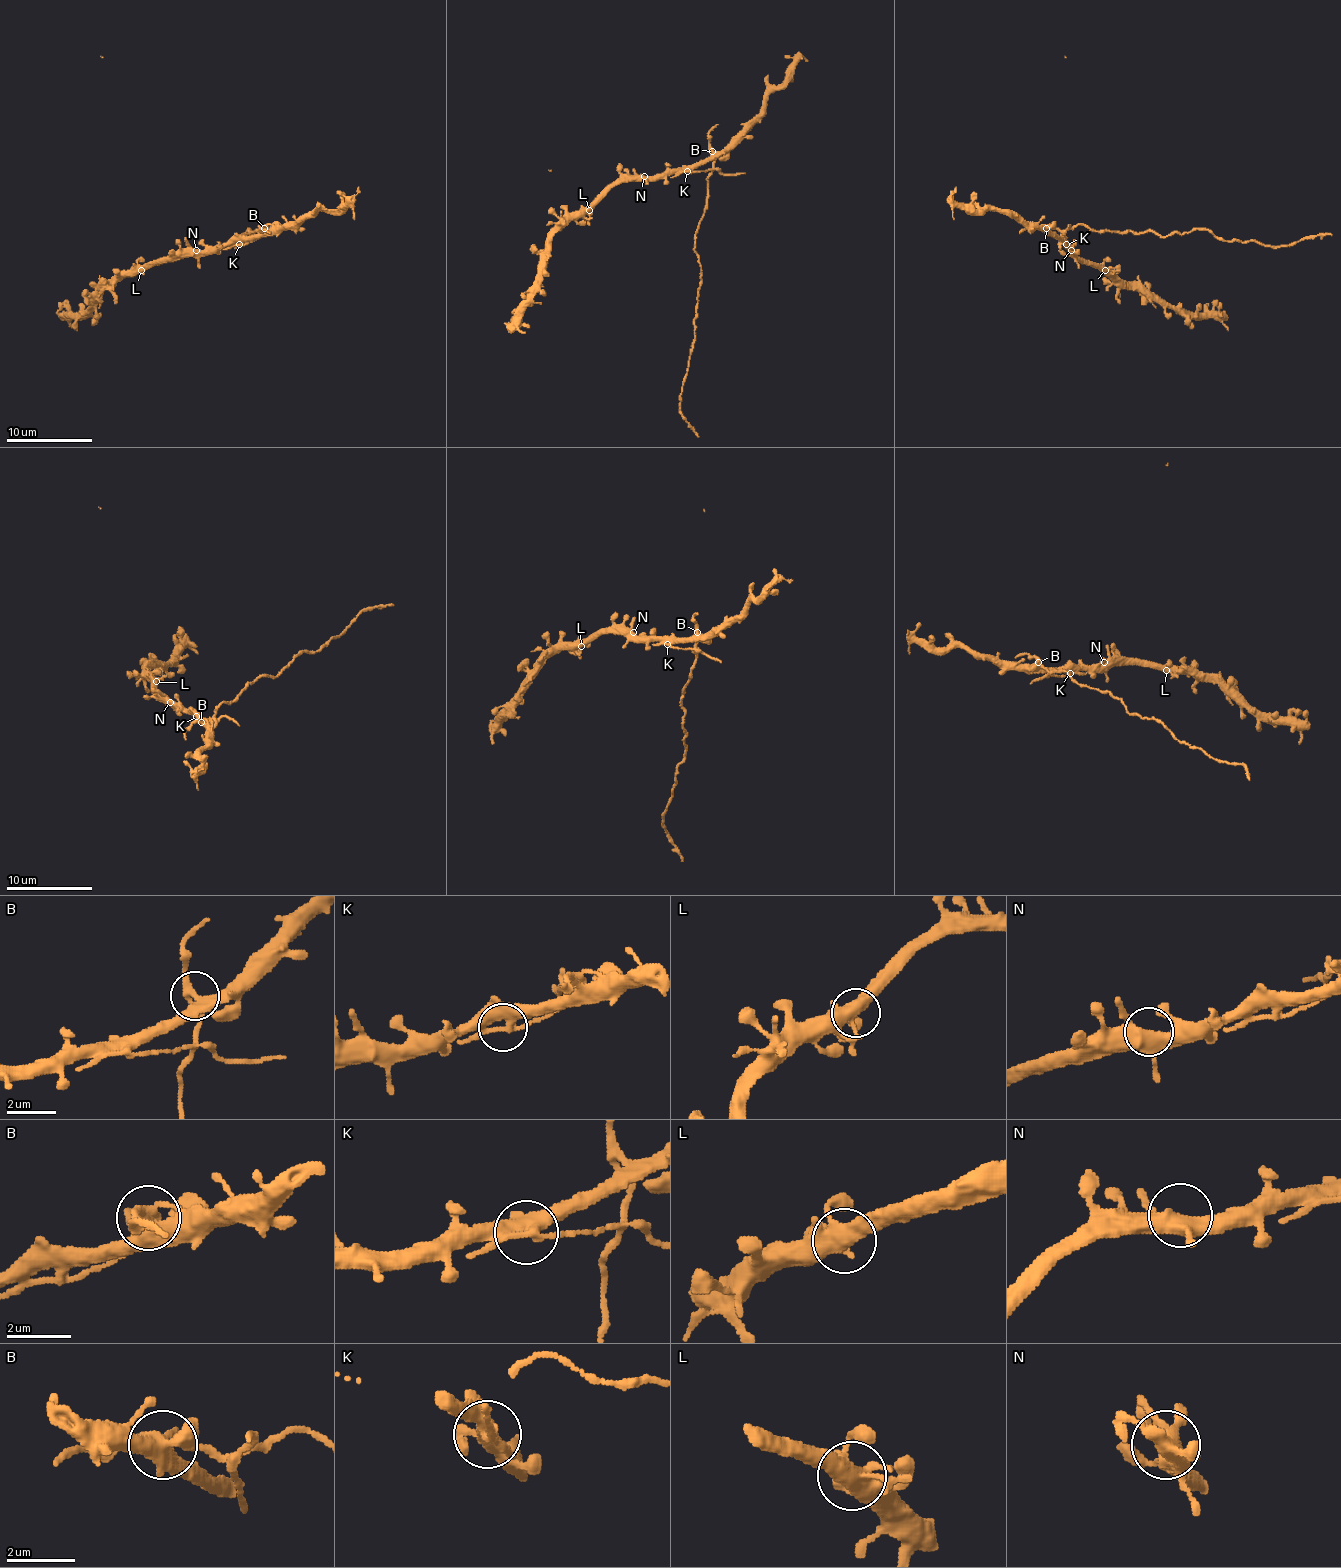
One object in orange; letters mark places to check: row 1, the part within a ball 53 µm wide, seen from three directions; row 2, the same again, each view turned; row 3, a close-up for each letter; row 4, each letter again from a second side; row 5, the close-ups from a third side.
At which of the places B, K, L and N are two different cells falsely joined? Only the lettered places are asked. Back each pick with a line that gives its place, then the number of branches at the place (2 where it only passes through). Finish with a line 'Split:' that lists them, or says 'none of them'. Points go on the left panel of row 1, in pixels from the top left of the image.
B: at (264, 228); 5 branches meet
K: at (239, 244); 4 branches meet
Split: B, K

